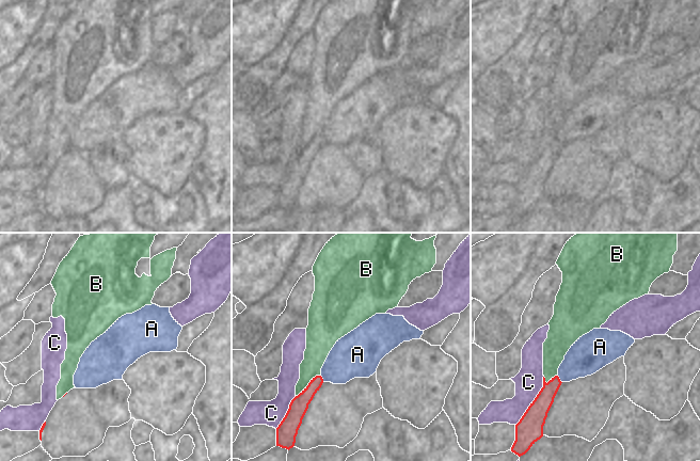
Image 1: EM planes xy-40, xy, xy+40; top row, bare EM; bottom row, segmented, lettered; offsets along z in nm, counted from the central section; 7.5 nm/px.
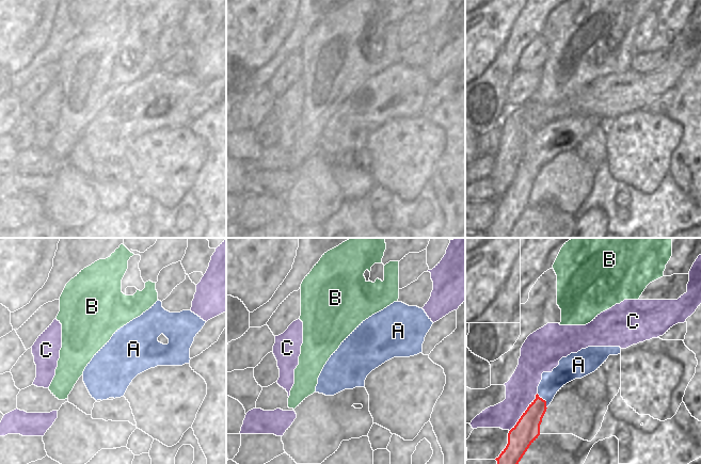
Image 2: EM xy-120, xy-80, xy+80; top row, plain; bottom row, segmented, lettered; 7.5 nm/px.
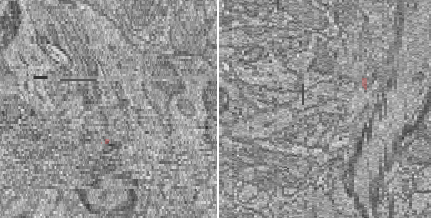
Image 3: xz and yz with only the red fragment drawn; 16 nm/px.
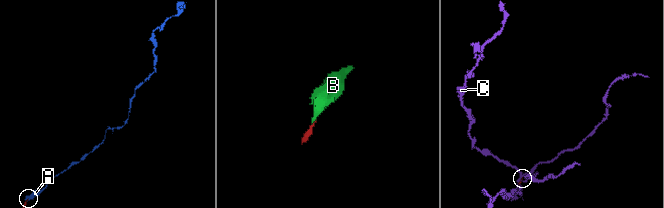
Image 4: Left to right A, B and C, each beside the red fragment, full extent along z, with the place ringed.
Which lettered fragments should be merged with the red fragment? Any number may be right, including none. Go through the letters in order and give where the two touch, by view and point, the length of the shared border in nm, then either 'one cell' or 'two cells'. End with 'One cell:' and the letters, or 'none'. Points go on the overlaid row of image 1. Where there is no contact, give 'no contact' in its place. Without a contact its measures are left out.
A: meets red in xy+40 at (559, 379); contact 70 nm long; one cell
B: meets red in xy at (308, 384); contact 260 nm long; two cells
C: meets red in xy+40 at (534, 400); contact 440 nm long; two cells
One cell: A

